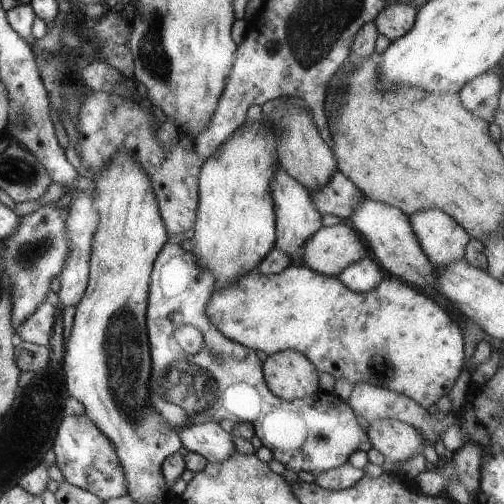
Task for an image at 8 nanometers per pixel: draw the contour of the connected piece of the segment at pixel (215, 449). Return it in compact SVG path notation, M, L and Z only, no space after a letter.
M191 418L190 423L176 432L189 452L200 454L209 463L224 462L237 451L232 434L214 421L200 423Z

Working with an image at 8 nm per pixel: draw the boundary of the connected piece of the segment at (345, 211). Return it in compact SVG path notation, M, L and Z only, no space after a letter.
M336 171L333 174L333 177L326 186L323 186L319 191L310 194L314 206L316 207L316 210L319 210L320 214L339 216L344 220L349 220L349 216L357 209L357 206L363 198L360 189L351 181L351 178L348 178L340 171Z

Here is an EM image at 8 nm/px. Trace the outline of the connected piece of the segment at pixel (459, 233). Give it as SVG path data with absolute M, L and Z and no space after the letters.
M428 209L411 215L409 219L424 254L434 268L443 271L464 258L471 238L449 214Z

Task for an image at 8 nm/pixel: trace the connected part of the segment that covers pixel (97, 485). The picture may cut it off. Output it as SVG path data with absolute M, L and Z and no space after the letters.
M65 415L53 442L55 465L71 485L87 490L103 501L128 495L127 478L112 441L85 415Z

